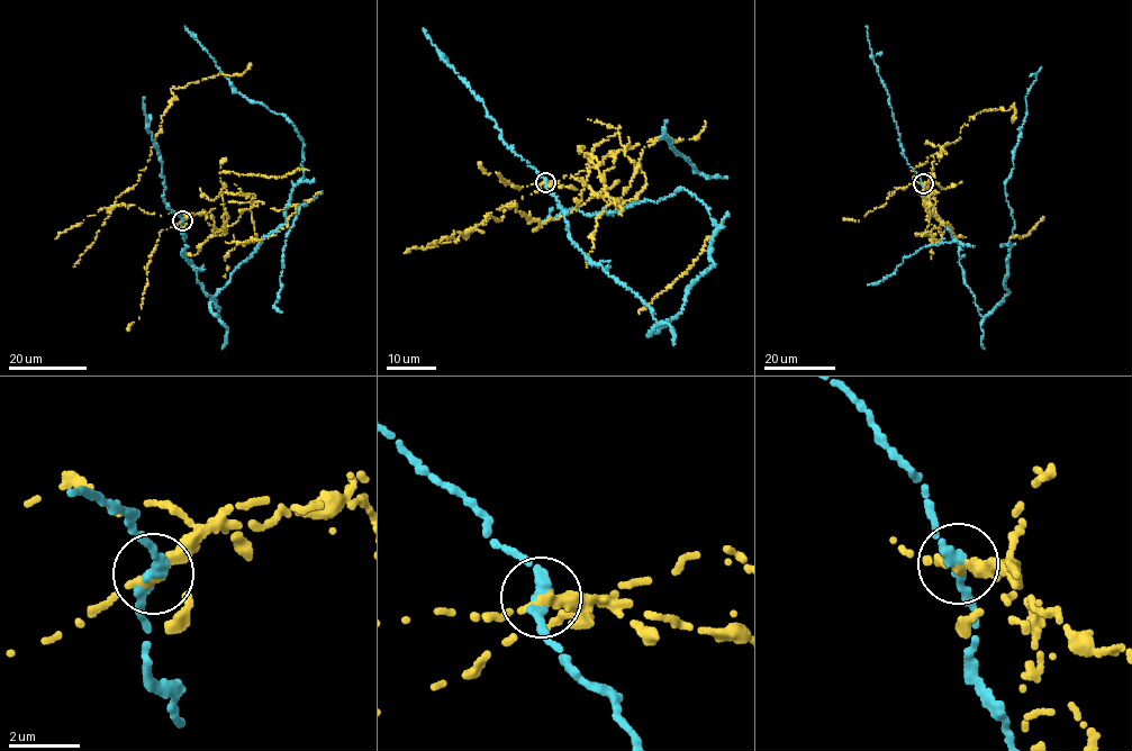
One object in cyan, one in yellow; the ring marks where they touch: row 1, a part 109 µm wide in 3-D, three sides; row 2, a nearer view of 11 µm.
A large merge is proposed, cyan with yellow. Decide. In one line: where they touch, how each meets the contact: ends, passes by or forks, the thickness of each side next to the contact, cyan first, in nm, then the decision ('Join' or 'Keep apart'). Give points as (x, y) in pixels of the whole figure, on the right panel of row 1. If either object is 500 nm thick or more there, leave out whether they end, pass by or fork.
Place: (923, 183). At the ring cyan passes by. At the ring yellow passes by. Thickness 320 nm (cyan) against 280 nm. Keep apart

